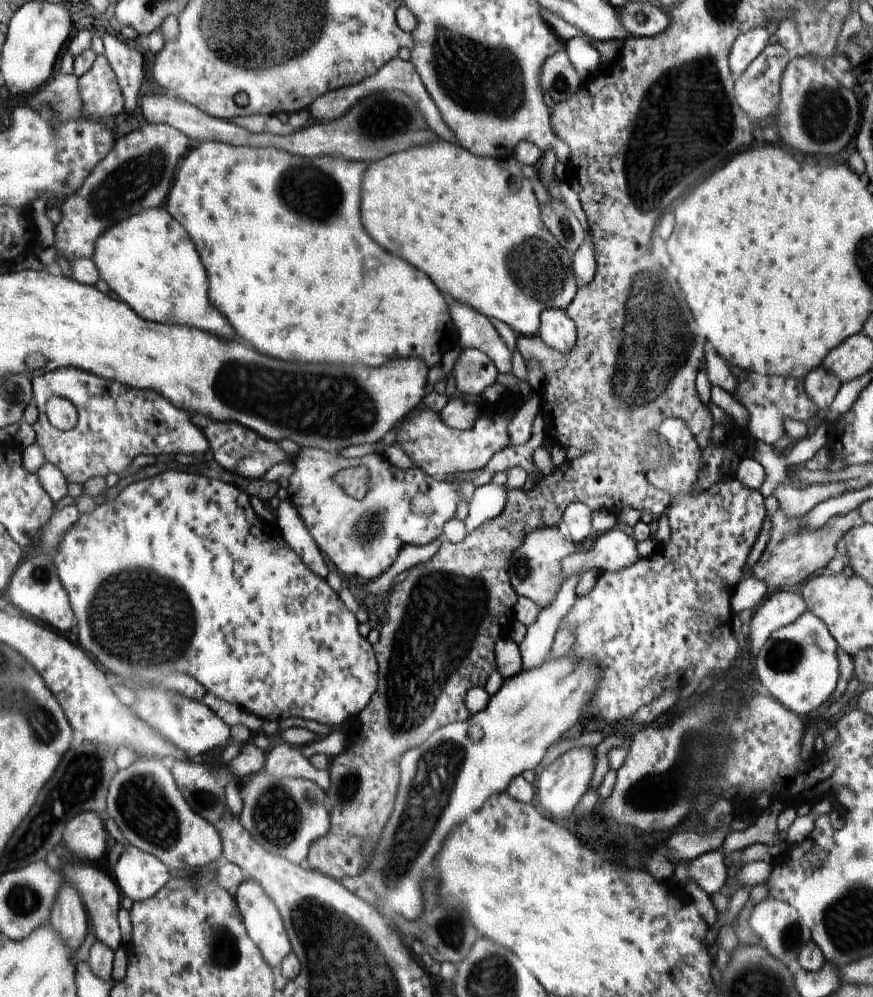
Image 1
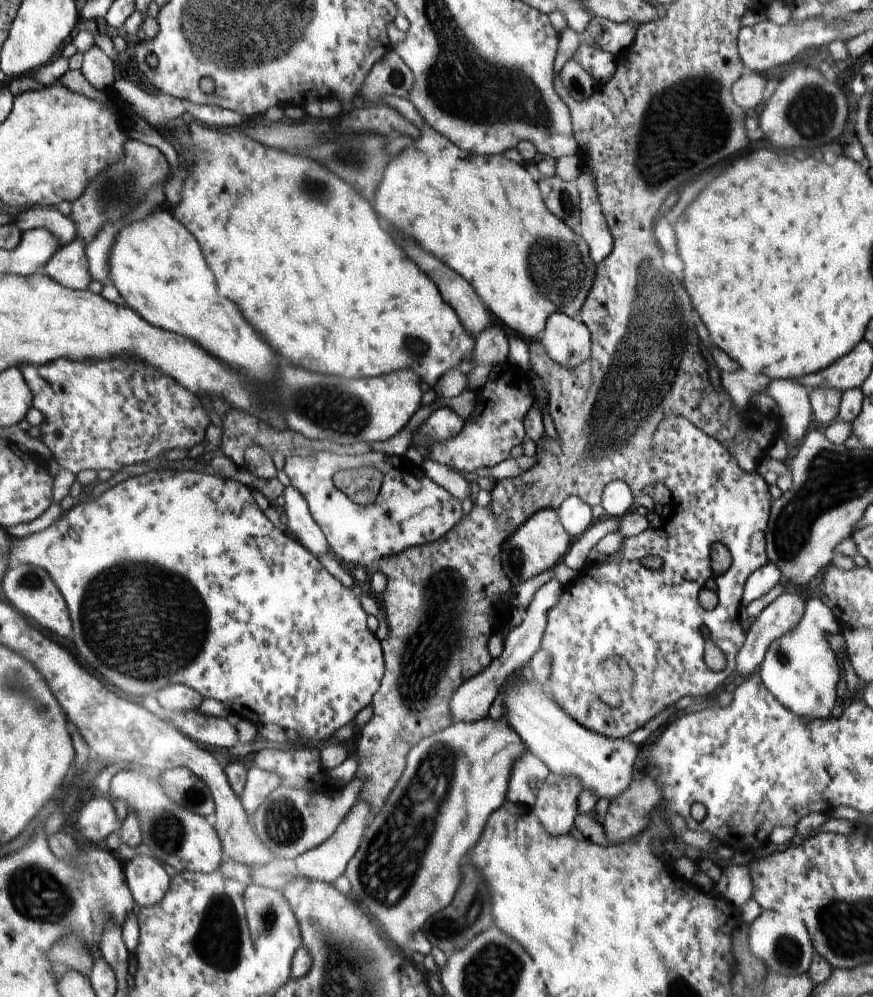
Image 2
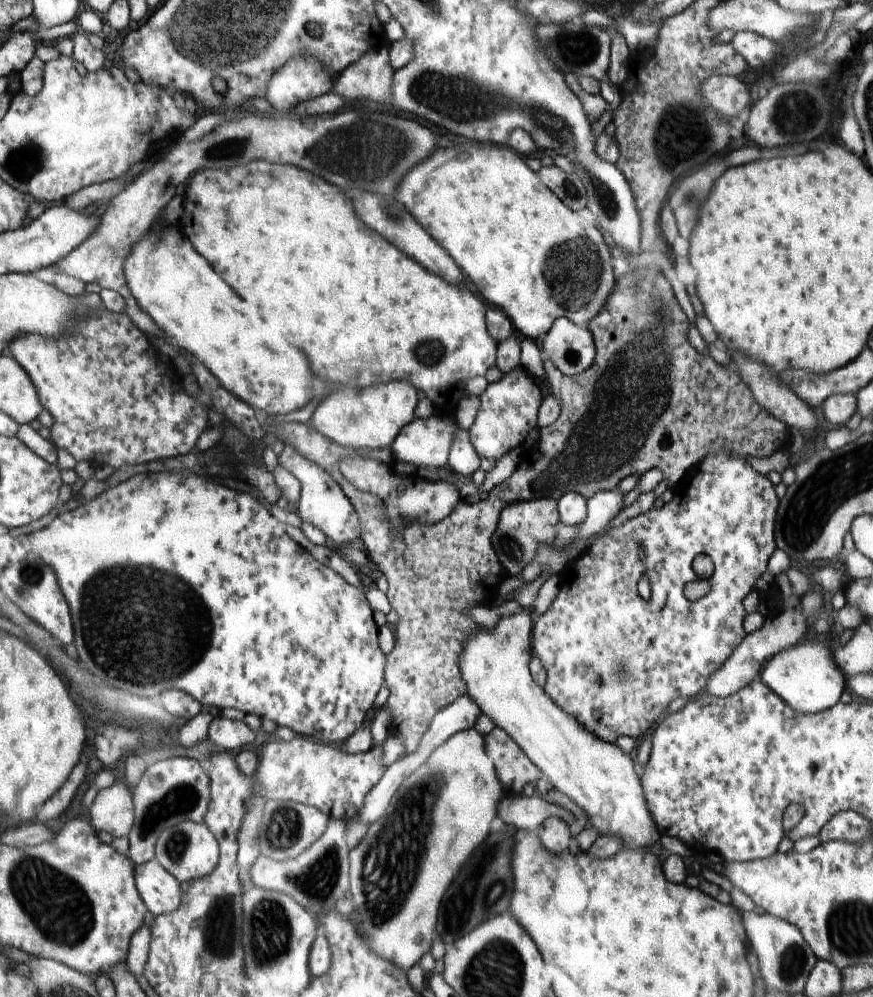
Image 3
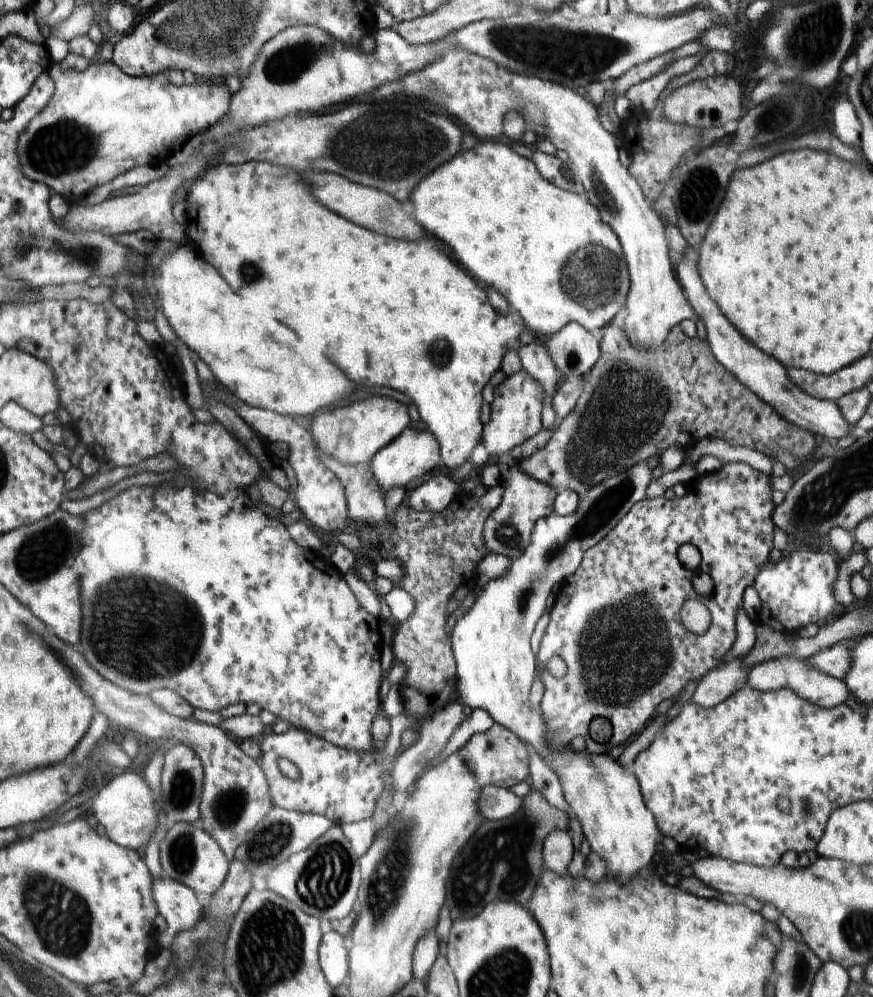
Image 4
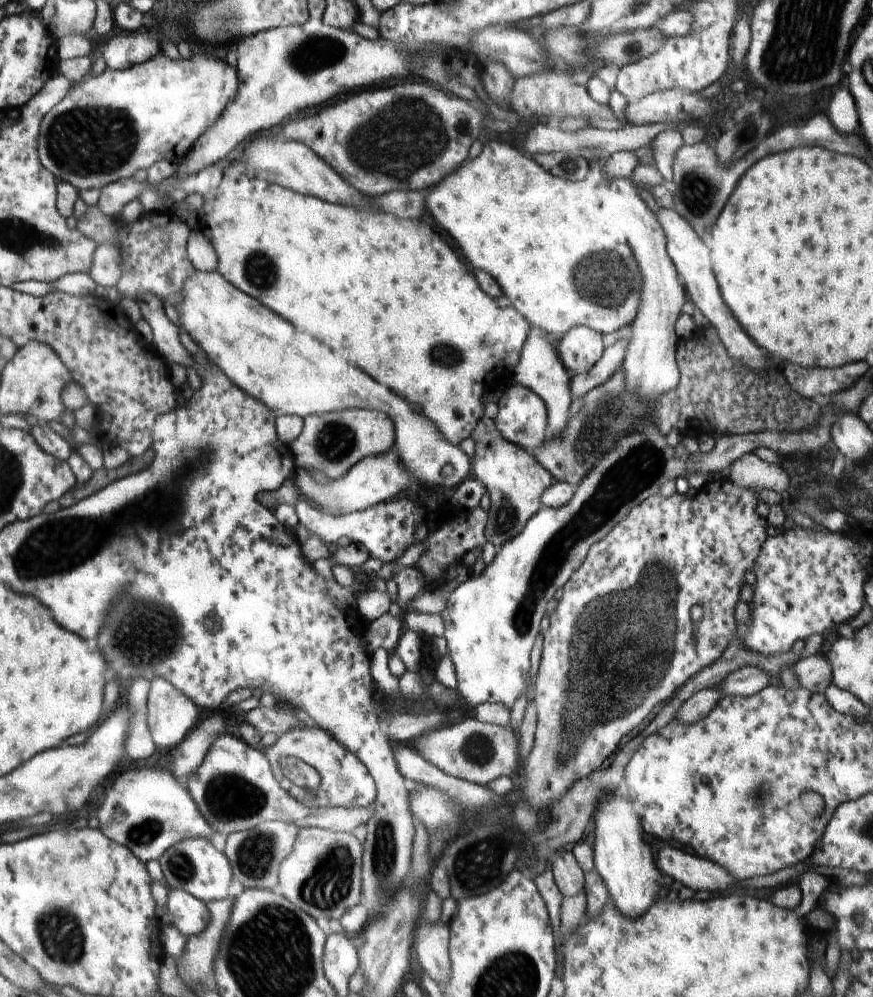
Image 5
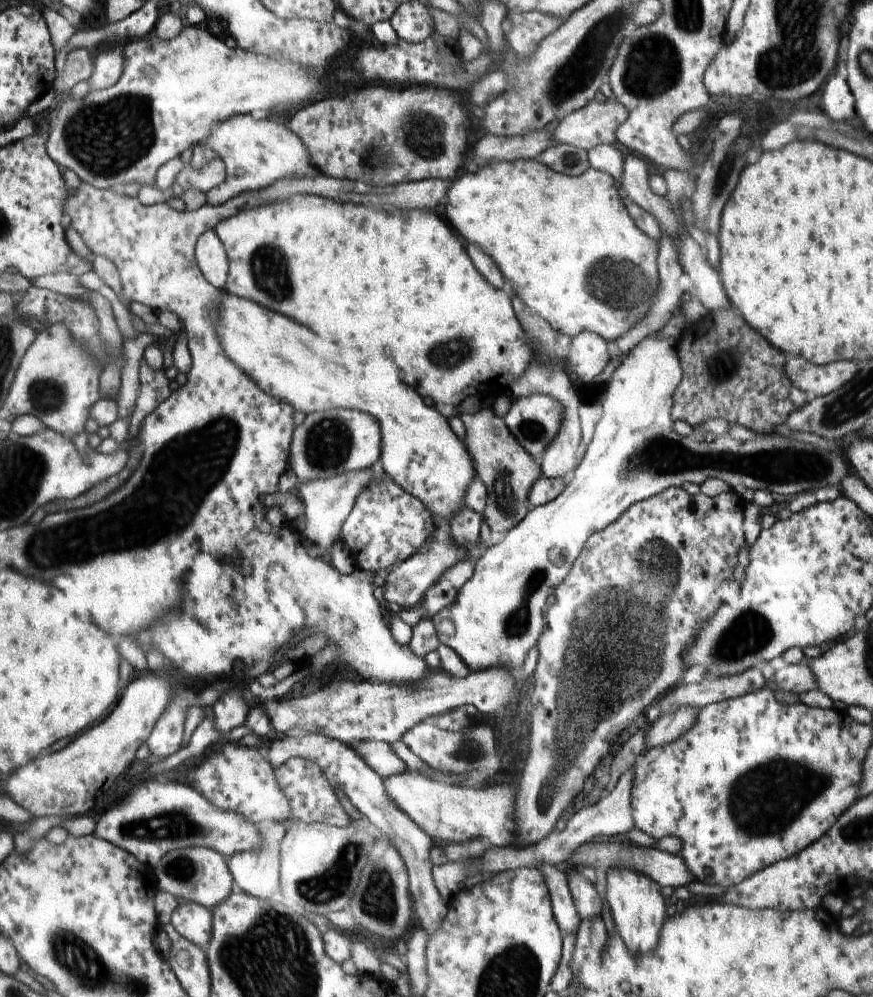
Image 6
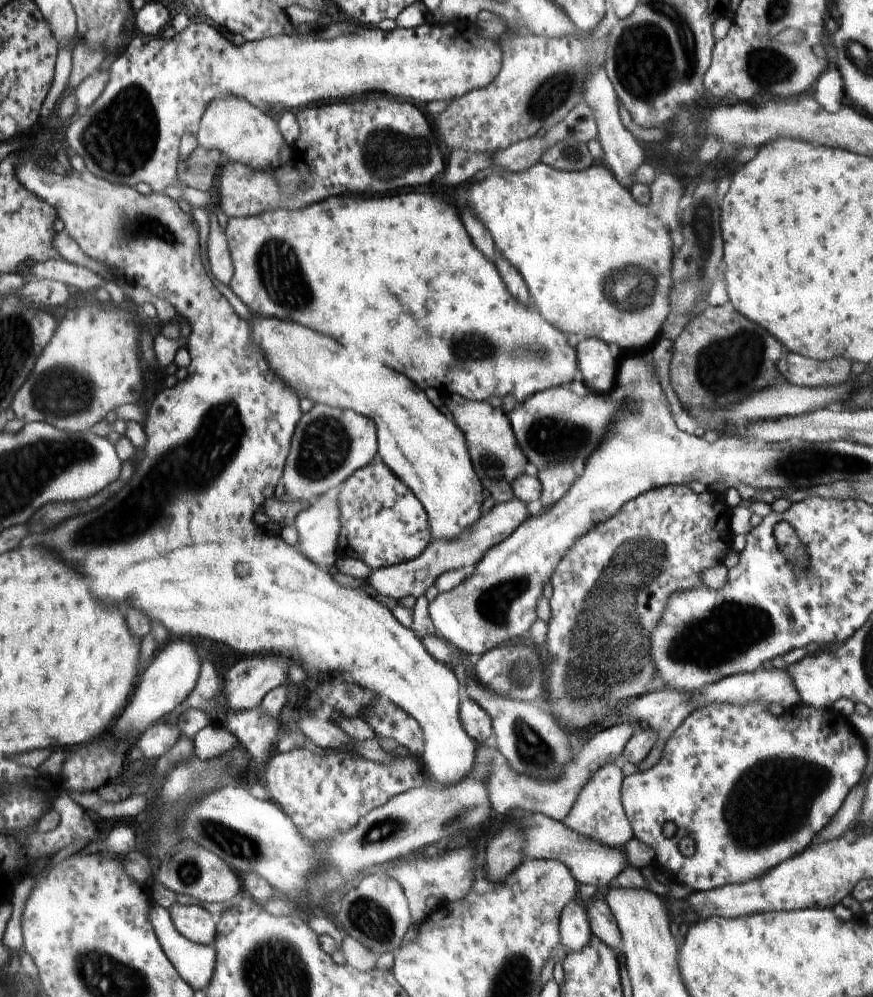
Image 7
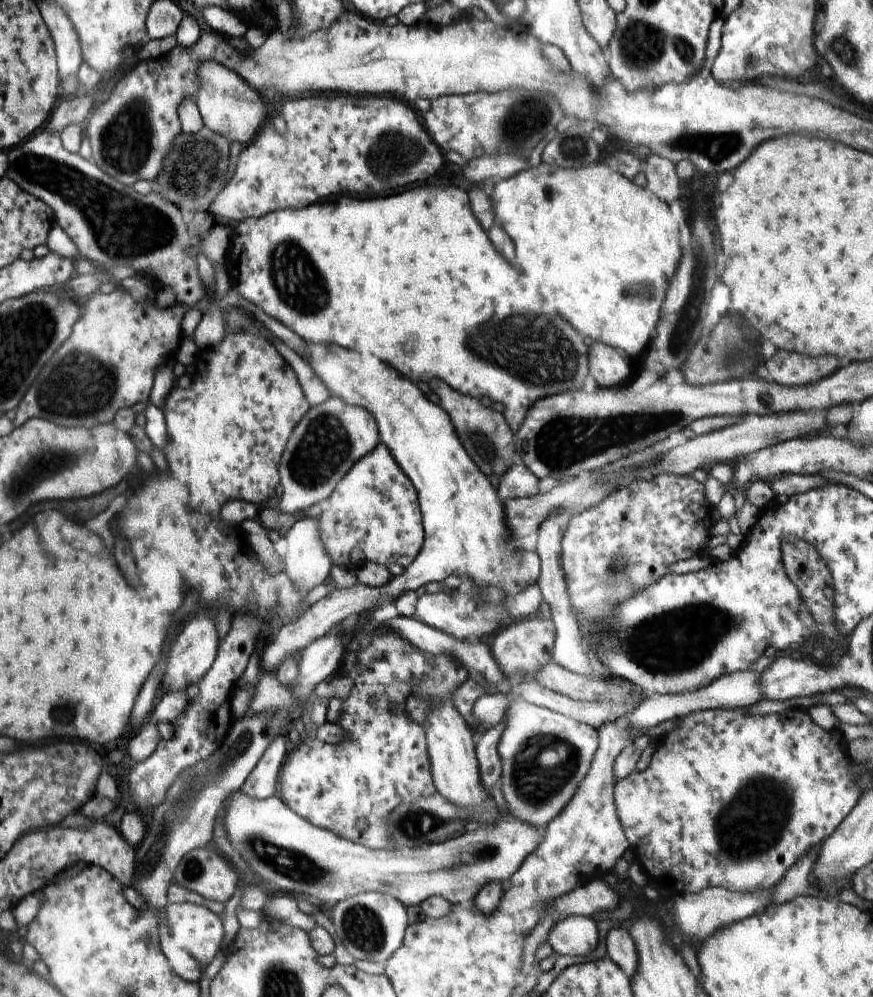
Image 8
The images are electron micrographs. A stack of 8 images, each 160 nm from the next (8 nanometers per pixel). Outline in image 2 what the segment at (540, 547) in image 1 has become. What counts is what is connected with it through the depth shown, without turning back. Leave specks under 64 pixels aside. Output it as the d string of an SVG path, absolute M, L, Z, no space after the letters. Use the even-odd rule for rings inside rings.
M550 508L536 511L502 543L500 550L503 573L506 574L512 586L521 585L558 565L569 552L569 542L569 534L562 526L556 511Z

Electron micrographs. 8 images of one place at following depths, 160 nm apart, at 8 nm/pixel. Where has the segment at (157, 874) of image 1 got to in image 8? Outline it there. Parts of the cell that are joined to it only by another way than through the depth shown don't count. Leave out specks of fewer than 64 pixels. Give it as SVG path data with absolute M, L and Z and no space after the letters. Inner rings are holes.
M169 903L163 909L171 938L205 969L221 950L224 929L220 917L196 903Z

